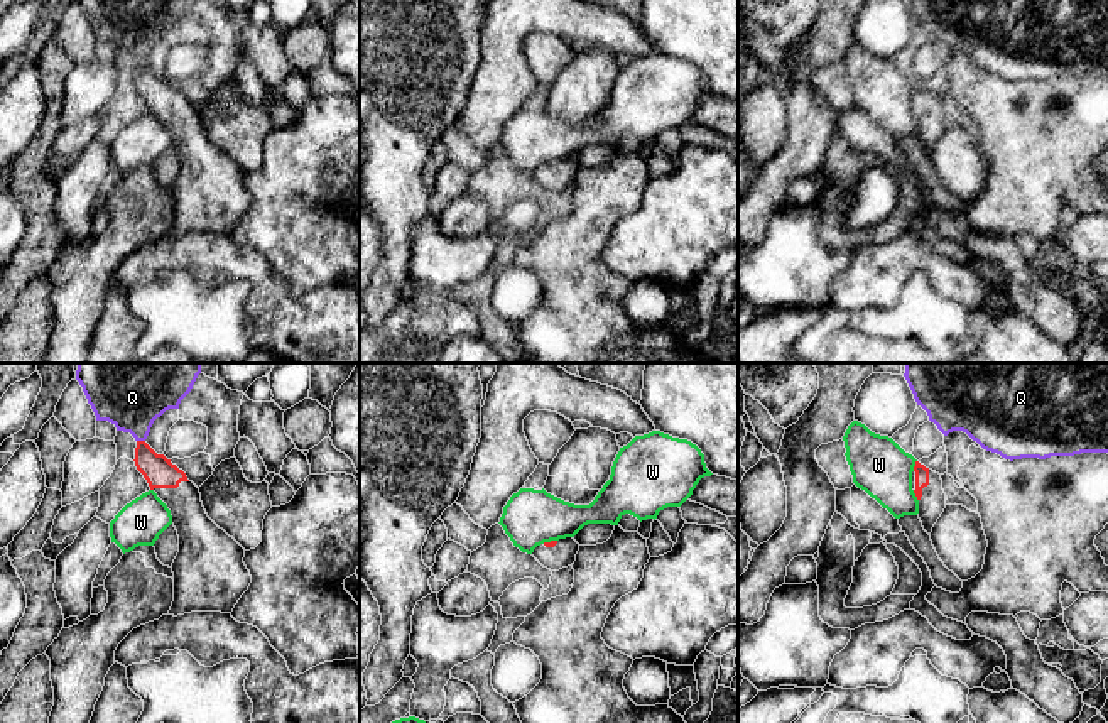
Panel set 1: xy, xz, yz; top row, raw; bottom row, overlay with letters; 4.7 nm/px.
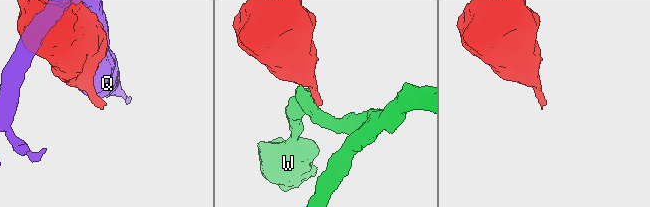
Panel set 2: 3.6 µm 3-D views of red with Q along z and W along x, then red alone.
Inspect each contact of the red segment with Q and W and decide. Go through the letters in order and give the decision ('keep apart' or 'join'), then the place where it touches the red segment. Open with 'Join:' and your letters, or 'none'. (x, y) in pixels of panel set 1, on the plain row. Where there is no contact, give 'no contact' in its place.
Join: none
Q: keep apart; contact xy (141, 63)
W: keep apart; contact yz (916, 86)

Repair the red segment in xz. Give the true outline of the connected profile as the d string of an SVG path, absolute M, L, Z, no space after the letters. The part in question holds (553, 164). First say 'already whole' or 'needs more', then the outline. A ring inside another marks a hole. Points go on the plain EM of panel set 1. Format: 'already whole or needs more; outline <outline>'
needs more; outline M573 159L537 167L532 177L547 191L559 193L574 186L579 166Z

